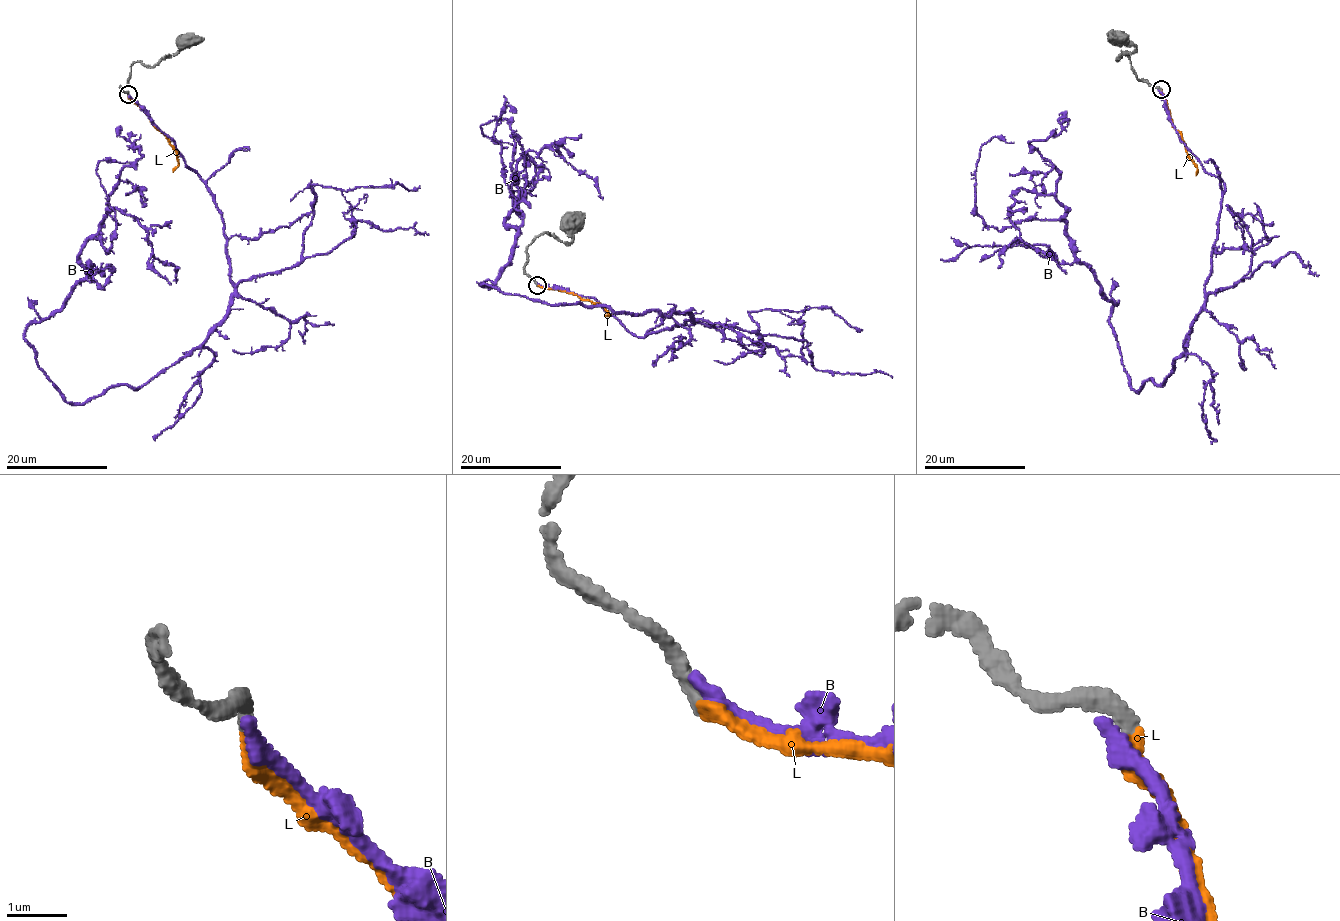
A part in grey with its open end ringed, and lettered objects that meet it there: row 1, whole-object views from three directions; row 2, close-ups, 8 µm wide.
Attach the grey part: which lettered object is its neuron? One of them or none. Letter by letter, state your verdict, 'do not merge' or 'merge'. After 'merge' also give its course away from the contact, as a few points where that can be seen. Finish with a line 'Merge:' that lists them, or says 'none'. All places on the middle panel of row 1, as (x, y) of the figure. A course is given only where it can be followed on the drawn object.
B: do not merge
L: merge | via (537, 284), (572, 292), (602, 305), (609, 314), (606, 315)
Merge: L

